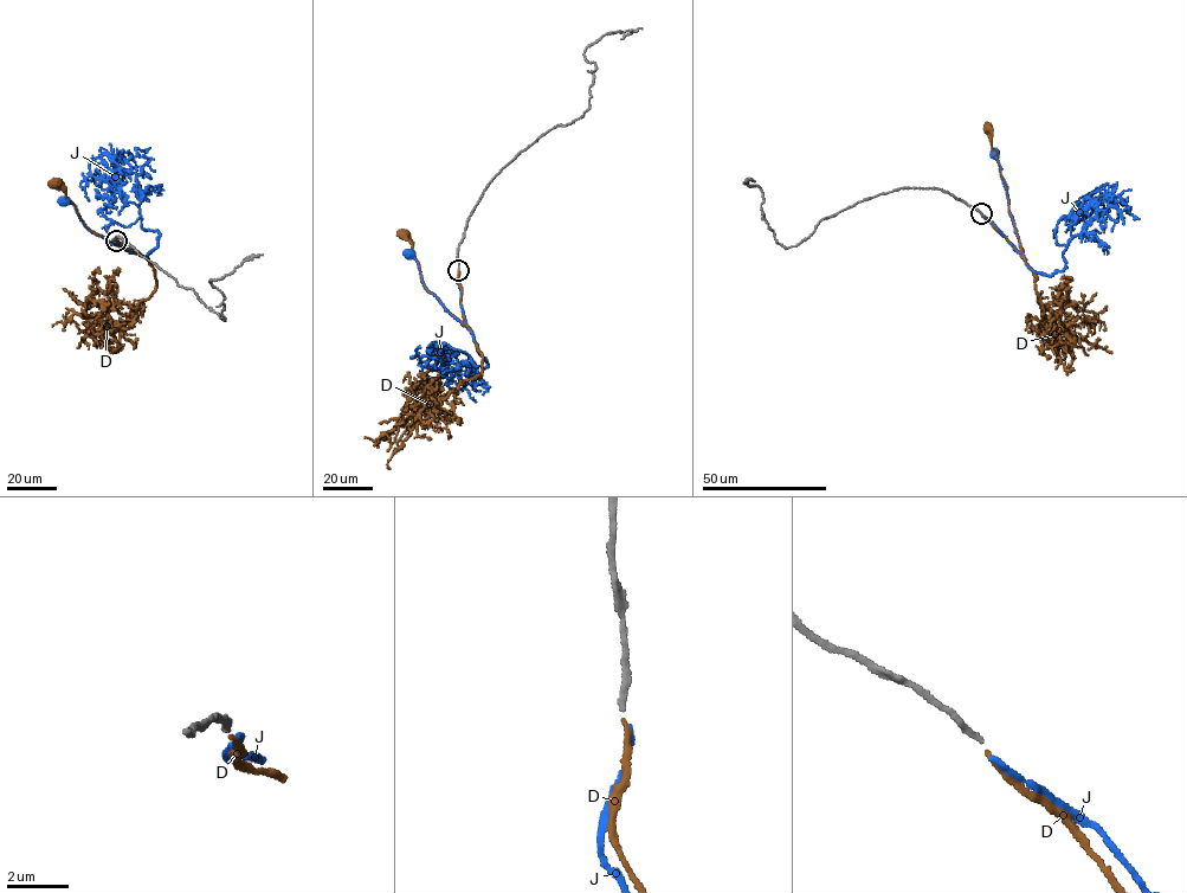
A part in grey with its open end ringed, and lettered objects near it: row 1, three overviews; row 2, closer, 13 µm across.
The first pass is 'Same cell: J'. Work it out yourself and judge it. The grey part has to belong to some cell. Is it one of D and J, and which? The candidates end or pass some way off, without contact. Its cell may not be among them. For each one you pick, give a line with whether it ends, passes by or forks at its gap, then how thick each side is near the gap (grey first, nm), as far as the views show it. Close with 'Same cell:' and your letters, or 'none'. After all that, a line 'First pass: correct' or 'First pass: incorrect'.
J: it ends; calibres 190 and 160 nm
Same cell: J
First pass: correct

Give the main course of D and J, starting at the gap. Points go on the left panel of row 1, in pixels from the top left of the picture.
D: (116, 241), (131, 251), (86, 227), (76, 206), (56, 184)
J: (117, 241), (133, 251), (95, 233), (72, 203), (64, 201)

